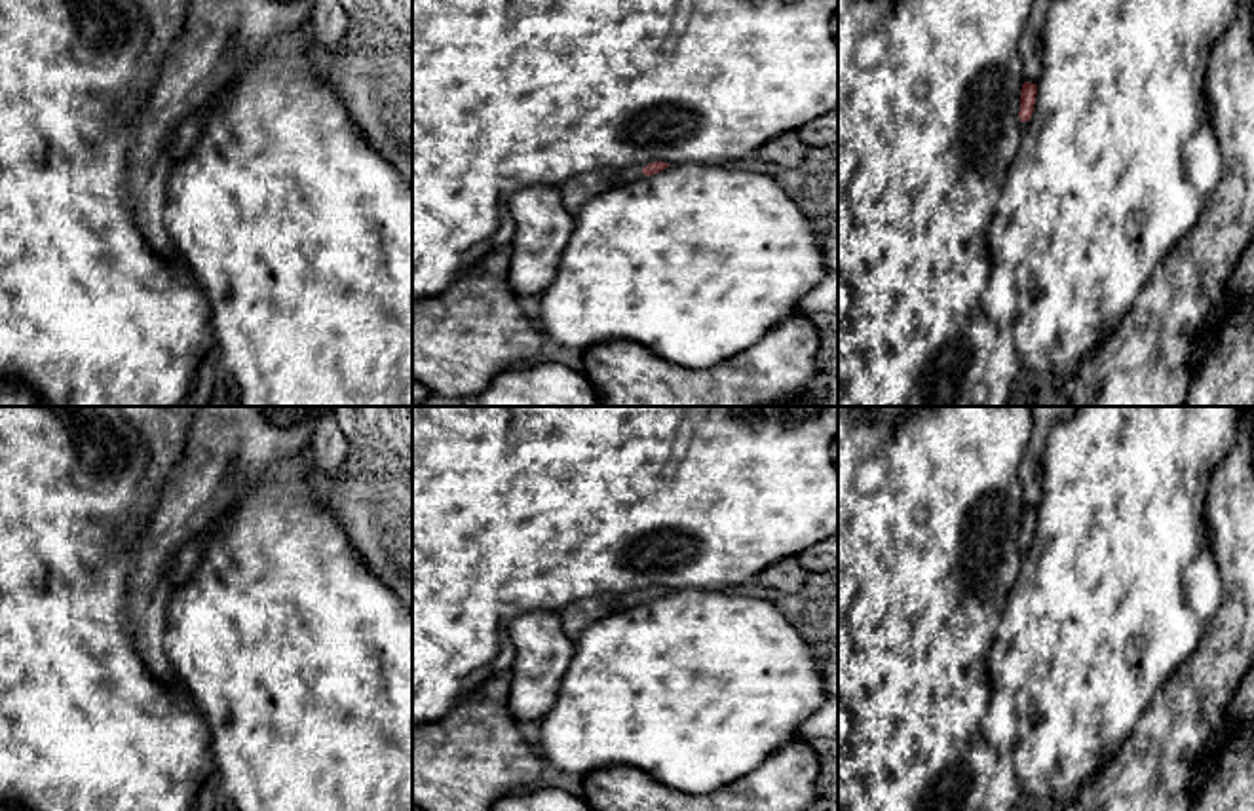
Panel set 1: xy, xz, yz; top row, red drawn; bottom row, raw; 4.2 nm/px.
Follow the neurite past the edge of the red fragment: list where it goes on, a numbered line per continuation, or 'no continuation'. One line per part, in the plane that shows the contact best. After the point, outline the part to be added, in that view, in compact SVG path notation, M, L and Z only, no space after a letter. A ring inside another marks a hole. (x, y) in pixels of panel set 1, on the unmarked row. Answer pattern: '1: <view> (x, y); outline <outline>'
1: xz (626, 601); outline M646 589L635 591L635 593L618 594L616 596L616 604L614 604L614 612L635 608L635 606L646 602L642 598L644 593L646 593Z

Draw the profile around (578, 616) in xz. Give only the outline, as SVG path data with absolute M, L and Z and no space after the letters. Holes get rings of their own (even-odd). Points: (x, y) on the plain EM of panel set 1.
M602 593L576 600L560 610L560 623L568 638L578 640L583 631L614 613L616 594Z

